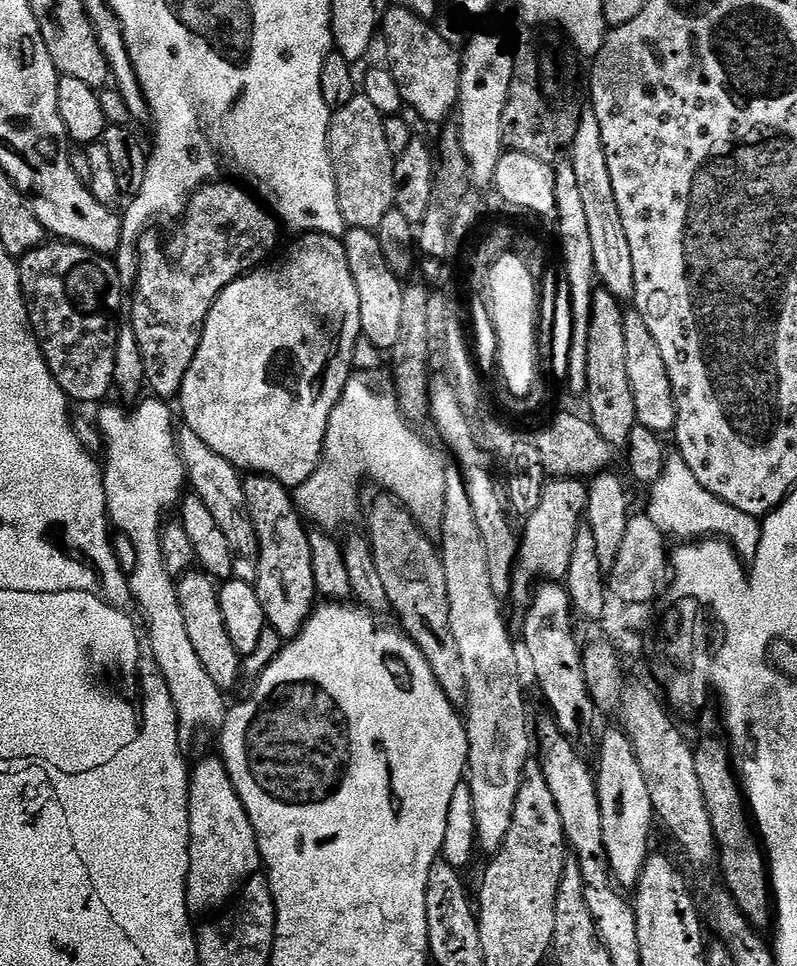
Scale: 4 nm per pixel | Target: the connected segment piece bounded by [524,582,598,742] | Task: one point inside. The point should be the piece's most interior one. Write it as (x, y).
(557, 658)

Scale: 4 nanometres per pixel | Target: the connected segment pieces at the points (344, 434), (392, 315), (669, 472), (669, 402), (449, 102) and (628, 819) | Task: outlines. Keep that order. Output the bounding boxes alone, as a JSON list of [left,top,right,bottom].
[[294,371,446,534],[342,227,404,350],[646,454,762,562],[624,308,676,434],[382,7,461,125],[594,726,654,889]]

